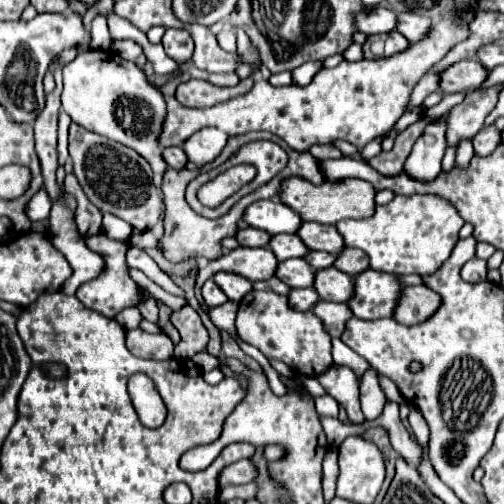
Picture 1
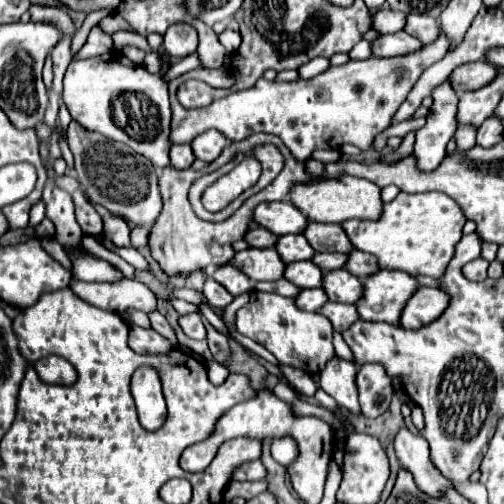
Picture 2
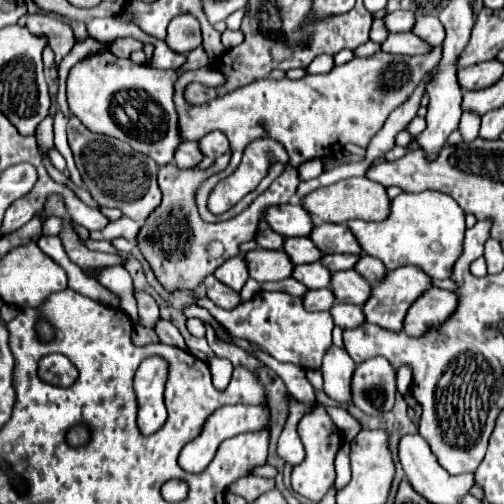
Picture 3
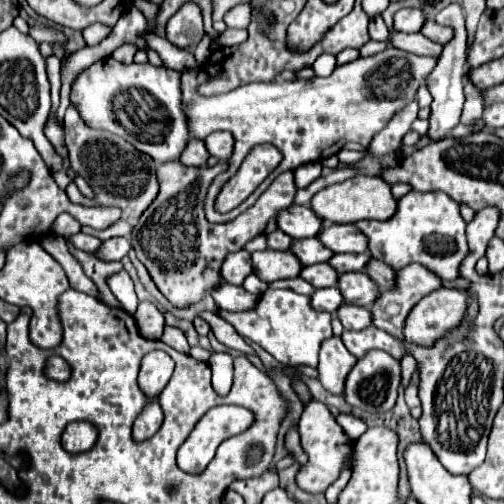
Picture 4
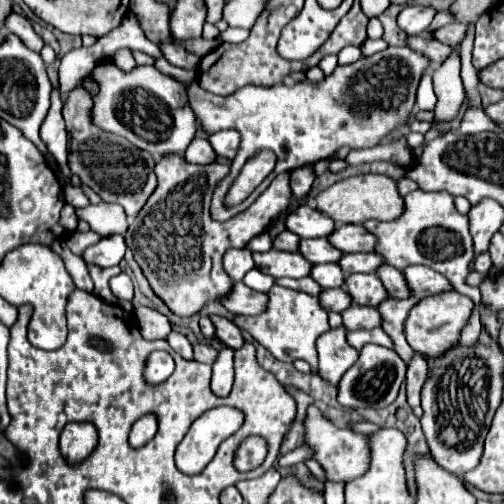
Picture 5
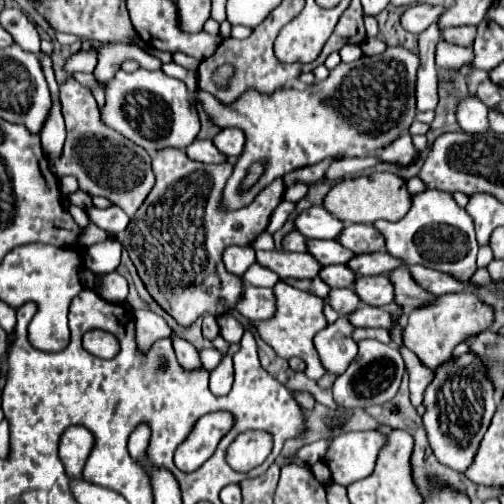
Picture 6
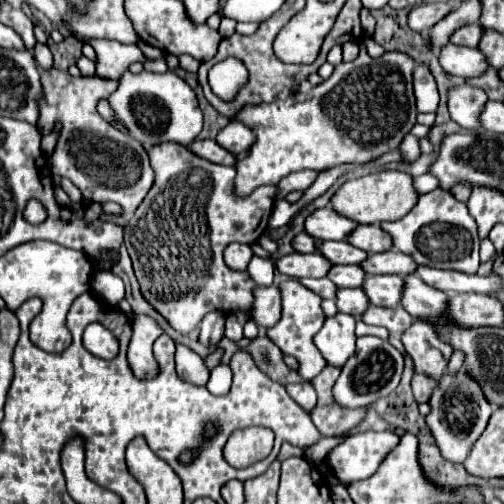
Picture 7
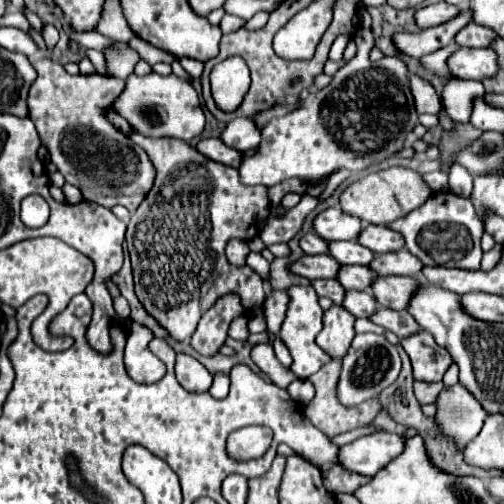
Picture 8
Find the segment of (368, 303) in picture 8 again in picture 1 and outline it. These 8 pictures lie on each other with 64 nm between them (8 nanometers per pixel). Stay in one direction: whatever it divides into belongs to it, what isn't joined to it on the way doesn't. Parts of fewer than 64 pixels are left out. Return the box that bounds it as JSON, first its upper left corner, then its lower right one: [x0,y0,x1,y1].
[288,288,320,310]

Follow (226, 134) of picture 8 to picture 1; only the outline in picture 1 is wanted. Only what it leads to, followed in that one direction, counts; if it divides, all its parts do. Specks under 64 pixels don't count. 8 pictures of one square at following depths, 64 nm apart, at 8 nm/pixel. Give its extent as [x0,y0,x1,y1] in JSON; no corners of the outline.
[184,128,228,166]

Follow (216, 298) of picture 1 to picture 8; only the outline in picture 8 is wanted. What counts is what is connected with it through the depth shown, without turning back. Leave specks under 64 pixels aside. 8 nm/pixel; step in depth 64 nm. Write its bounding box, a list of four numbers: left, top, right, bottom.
[264,290,290,334]

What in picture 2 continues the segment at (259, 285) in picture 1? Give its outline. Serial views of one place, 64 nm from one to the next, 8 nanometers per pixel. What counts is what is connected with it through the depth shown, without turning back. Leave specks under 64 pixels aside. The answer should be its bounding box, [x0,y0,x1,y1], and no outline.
[272,280,300,298]

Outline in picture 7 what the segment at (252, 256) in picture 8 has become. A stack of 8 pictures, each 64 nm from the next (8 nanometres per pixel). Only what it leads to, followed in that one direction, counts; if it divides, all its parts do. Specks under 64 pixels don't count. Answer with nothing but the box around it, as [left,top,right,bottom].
[248,256,274,286]

